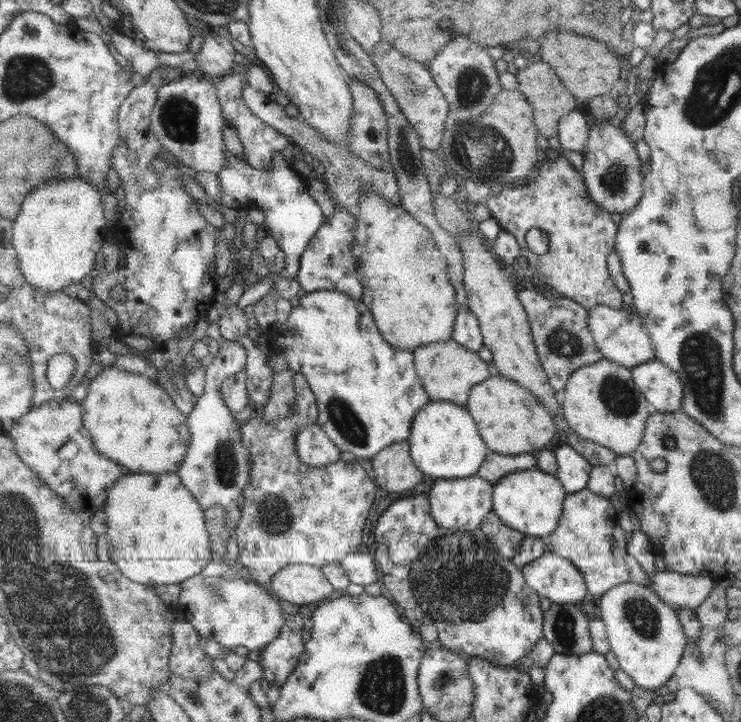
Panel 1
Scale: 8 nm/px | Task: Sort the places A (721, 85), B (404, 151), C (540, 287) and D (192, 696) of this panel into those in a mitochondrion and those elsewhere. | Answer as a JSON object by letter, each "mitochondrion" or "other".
{"A":"mitochondrion","B":"mitochondrion","C":"other","D":"mitochondrion"}

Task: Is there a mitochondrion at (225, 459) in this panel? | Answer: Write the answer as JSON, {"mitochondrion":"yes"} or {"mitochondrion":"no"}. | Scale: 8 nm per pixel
{"mitochondrion":"yes"}

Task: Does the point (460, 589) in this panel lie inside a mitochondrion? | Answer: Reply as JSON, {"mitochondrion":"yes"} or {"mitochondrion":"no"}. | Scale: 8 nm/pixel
{"mitochondrion":"yes"}

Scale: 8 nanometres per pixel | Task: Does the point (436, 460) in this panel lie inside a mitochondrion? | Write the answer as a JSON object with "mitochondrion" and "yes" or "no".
{"mitochondrion":"no"}

